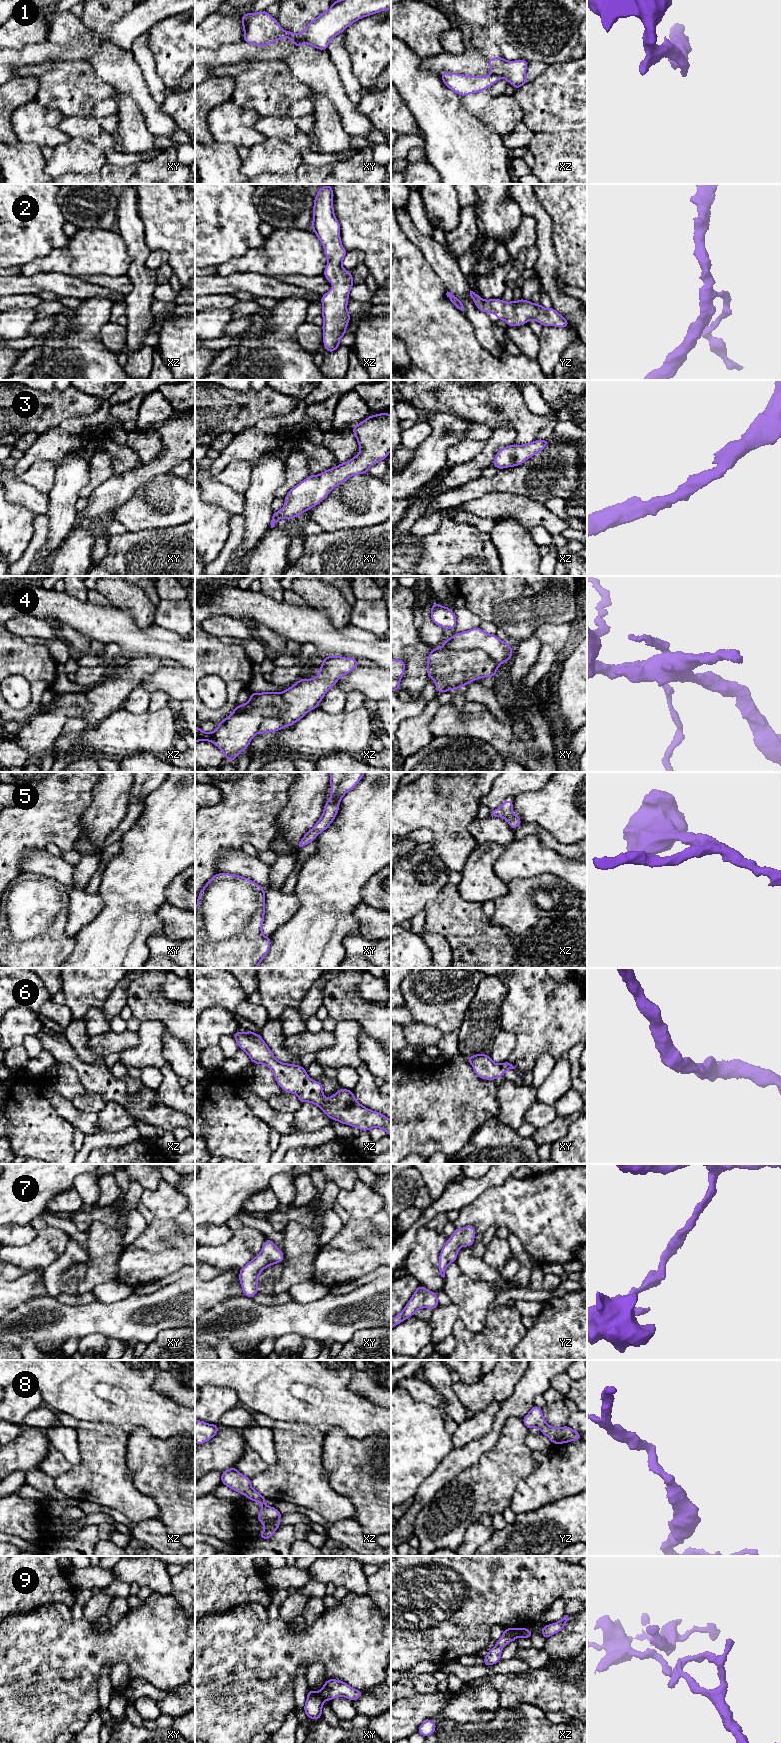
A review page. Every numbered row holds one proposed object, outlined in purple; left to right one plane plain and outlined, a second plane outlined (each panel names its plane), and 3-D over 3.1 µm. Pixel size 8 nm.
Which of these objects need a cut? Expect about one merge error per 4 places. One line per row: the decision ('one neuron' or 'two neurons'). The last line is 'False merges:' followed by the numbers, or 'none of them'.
1: two neurons
2: one neuron
3: one neuron
4: two neurons
5: one neuron
6: one neuron
7: one neuron
8: one neuron
9: two neurons
False merges: 1, 4, 9

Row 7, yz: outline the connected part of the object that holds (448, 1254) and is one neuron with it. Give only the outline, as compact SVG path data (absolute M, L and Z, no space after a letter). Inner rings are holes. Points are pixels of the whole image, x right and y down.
M466 1226L464 1228L456 1228L452 1236L447 1239L439 1256L438 1268L441 1277L445 1277L448 1265L456 1261L460 1247L468 1247L474 1244L475 1234L474 1226Z

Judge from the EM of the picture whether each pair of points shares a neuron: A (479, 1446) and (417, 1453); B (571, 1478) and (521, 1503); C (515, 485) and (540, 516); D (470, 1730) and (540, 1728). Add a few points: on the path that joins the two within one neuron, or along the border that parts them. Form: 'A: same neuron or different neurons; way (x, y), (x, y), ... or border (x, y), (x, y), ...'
A: different neurons; border (453, 1448), (437, 1467)
B: same neuron; way (558, 1478), (542, 1483), (534, 1493)
C: different neurons; border (500, 491), (523, 494), (543, 503)
D: same neuron; way (487, 1731), (523, 1731)

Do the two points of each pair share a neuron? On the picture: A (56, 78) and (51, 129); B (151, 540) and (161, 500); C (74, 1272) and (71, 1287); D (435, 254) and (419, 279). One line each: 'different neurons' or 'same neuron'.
A: different neurons
B: different neurons
C: same neuron
D: different neurons

